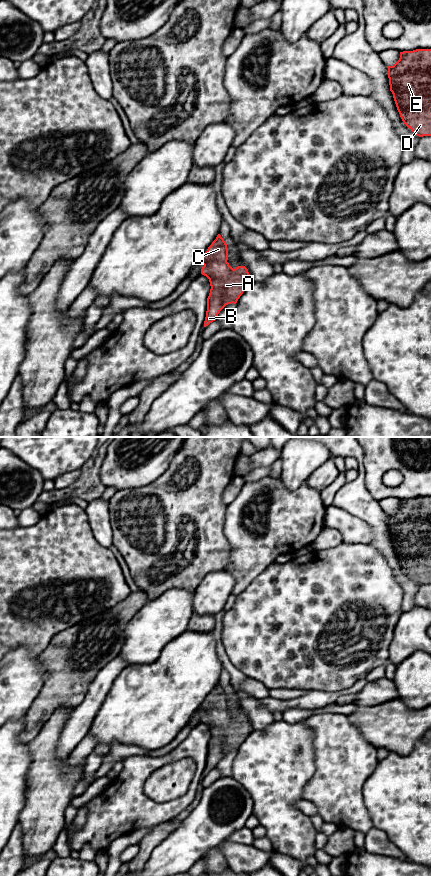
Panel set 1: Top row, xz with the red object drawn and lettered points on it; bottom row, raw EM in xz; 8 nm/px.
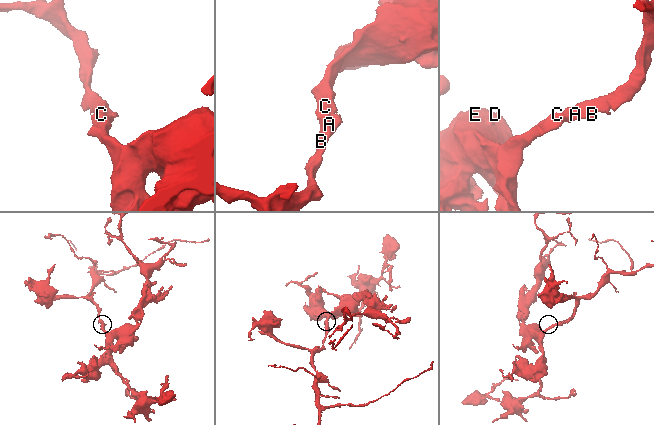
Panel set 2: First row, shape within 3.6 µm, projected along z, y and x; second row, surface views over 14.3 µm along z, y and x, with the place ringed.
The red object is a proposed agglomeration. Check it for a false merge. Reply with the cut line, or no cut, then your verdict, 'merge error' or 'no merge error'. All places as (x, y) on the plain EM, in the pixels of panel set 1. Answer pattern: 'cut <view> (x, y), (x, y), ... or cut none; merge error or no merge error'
cut none; no merge error

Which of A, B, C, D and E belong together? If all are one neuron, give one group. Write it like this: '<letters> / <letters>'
A B C D E

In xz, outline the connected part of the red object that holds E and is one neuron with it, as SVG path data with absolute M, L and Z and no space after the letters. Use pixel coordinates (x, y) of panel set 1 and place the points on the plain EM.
M431 497L400 500L399 508L387 516L390 539L403 571L419 585L431 584Z

